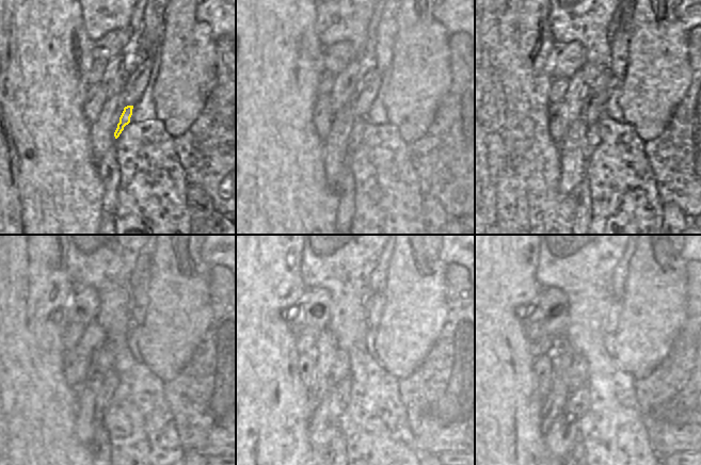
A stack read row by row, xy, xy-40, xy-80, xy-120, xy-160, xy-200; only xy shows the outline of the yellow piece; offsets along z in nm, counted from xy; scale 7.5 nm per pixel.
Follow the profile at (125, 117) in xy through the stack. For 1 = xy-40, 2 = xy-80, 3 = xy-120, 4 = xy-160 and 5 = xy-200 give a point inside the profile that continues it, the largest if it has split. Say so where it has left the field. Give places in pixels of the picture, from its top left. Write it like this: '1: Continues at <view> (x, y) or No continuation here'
1: Continues at xy-40 (354, 138)
2: Continues at xy-80 (592, 138)
3: Continues at xy-120 (110, 381)
4: Continues at xy-160 (339, 395)
5: Continues at xy-200 (576, 404).

